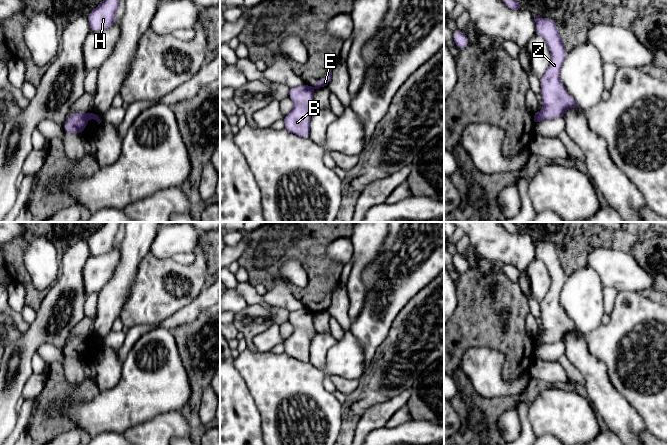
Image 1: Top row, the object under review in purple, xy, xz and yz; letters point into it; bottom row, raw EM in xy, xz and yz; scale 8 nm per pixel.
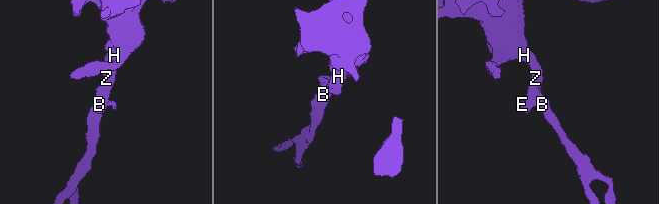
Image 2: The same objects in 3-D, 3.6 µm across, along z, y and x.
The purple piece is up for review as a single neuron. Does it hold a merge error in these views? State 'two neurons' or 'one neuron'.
two neurons

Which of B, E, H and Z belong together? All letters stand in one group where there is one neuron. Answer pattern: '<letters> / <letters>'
B H Z / E

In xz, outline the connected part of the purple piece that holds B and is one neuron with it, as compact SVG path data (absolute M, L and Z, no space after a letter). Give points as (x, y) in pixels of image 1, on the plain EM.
M307 308L292 311L290 312L290 315L289 315L289 322L293 325L294 331L283 342L285 347L284 352L287 355L291 356L292 358L295 358L301 362L309 362L310 344L312 341L312 336L315 333L314 324L313 324L313 315L314 315L314 312L312 312Z

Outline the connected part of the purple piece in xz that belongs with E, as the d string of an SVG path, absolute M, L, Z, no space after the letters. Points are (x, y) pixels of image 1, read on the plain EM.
M332 296L329 297L327 302L318 302L318 306L312 312L319 313L319 312L327 311L331 303L332 303Z

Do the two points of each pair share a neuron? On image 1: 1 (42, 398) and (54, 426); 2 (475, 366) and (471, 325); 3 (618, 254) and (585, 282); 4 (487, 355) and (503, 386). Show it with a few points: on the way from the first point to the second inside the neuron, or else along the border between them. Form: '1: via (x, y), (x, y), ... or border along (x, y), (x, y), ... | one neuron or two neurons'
1: via (42, 405), (42, 415), (47, 420) | one neuron
2: border along (497, 348), (471, 347), (461, 368) | two neurons
3: border along (586, 263), (604, 286) | two neurons
4: via (487, 363), (487, 370), (495, 378) | one neuron

